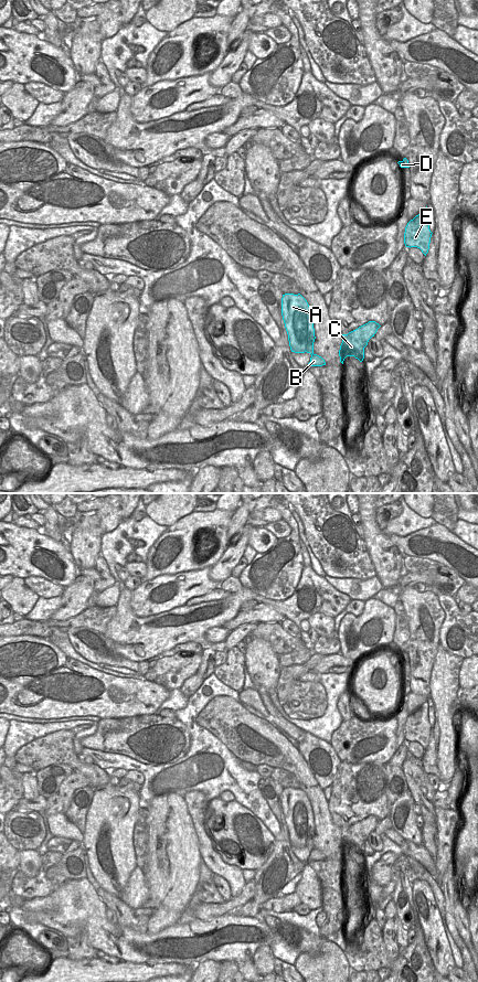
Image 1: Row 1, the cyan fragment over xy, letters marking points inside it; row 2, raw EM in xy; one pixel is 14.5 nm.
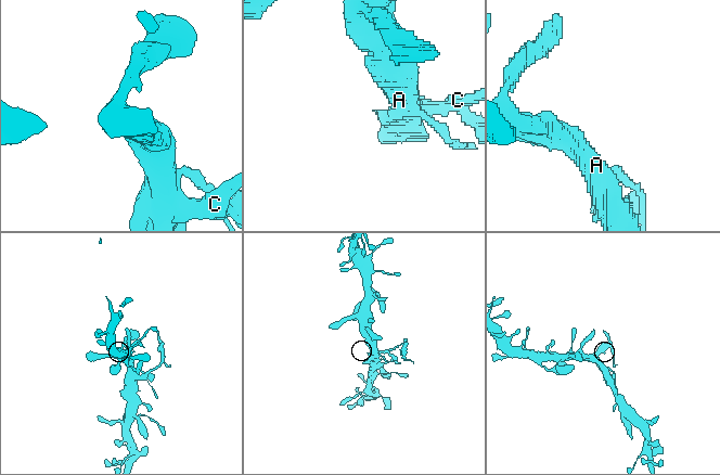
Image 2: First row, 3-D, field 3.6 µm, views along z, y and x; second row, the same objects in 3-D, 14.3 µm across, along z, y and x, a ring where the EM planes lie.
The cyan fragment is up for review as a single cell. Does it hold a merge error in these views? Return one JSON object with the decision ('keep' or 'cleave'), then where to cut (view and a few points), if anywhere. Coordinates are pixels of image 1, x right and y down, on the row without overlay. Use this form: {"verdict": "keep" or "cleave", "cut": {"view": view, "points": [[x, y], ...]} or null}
{"verdict": "cleave", "cut": {"view": "xy", "points": [[374, 815], [368, 817]]}}

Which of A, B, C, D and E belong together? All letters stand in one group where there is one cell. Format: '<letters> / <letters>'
A B C / D E

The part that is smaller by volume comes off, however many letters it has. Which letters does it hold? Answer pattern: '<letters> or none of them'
D, E

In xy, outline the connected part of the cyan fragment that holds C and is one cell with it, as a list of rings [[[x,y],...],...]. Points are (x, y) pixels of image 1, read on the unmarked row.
[[[368,816],[348,829],[342,829],[342,837],[339,844],[340,856],[343,858],[347,851],[354,851],[362,856],[364,853],[364,842],[379,822],[376,816]]]

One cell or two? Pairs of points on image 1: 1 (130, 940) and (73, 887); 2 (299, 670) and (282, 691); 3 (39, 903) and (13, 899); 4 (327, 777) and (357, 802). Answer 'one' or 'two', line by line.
1: one
2: one
3: one
4: two

